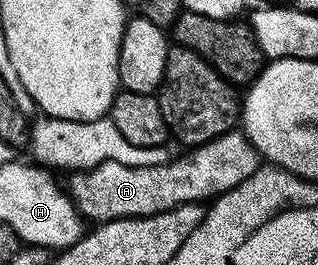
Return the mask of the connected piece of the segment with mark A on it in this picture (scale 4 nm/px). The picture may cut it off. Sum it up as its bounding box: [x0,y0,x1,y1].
[66,130,261,224]

